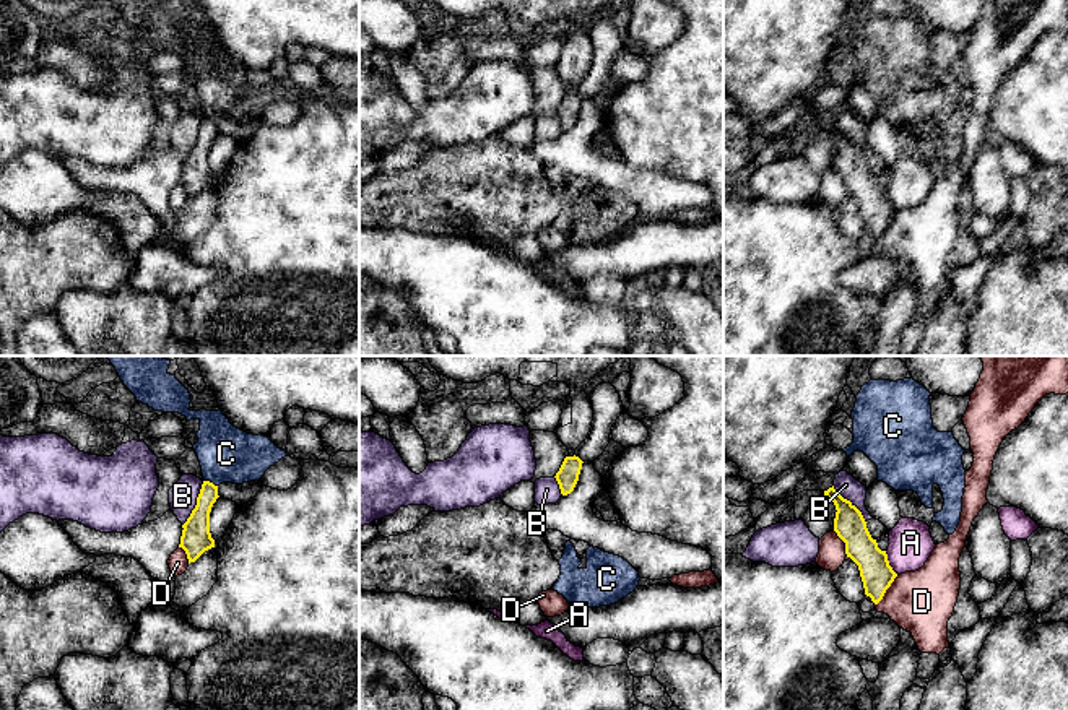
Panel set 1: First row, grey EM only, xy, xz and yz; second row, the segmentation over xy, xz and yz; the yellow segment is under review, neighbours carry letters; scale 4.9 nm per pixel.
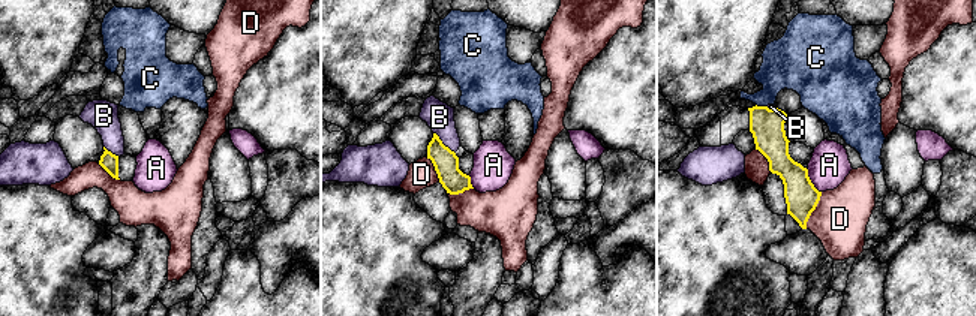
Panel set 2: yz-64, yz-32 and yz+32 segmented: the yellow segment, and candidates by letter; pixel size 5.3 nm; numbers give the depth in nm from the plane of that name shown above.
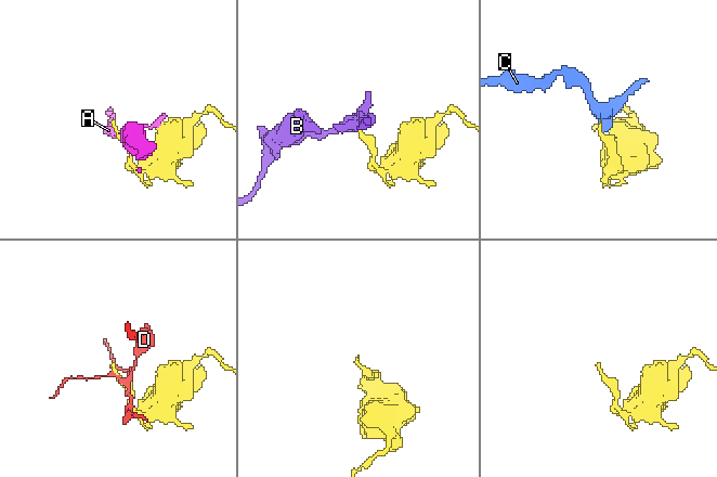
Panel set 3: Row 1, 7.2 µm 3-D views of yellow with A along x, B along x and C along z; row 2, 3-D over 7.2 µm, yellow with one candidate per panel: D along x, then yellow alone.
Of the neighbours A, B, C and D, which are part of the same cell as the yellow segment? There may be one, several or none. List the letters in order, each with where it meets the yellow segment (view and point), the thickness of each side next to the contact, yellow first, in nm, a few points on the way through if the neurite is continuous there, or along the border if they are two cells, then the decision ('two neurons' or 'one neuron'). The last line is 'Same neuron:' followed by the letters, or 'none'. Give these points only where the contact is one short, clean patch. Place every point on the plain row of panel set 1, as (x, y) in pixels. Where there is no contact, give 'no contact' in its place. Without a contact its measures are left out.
A: contact yz (888, 199); calibres 160 and 220 nm; two neurons
B: contact xy (197, 140); calibres 150 and 140 nm; border xy (204, 117), (197, 140), (182, 161); two neurons
C: contact xy (212, 119); calibres 130 and 280 nm; border xy (205, 116), (217, 122); two neurons
D: contact yz (886, 225); calibres 160 and 320 nm; two neurons
Same neuron: none

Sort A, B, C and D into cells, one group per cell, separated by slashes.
A / B / C / D

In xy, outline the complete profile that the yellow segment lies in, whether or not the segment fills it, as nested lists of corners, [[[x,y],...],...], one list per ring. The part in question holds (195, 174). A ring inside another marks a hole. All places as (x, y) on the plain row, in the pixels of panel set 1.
[[[203,117],[197,141],[182,161],[179,184],[185,187],[189,200],[195,198],[205,187],[215,184],[215,175],[210,169],[210,148],[218,133],[218,122]]]

